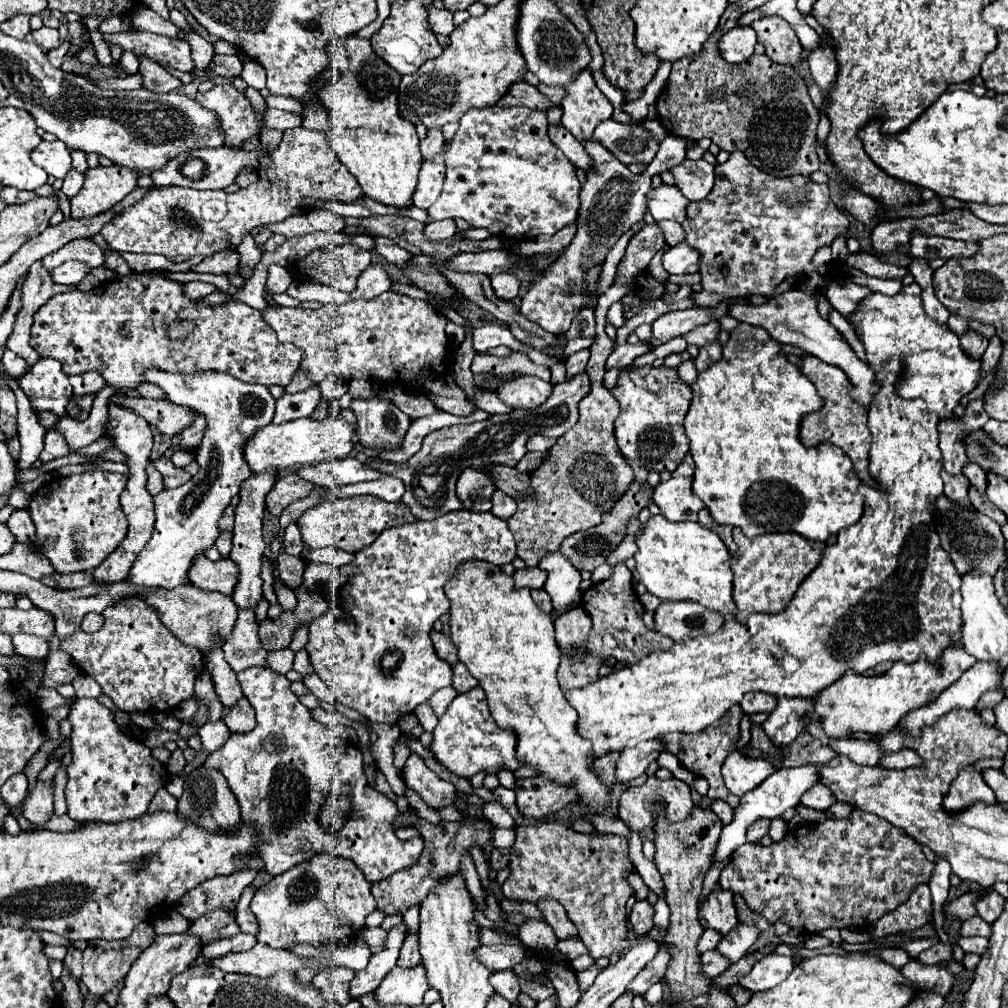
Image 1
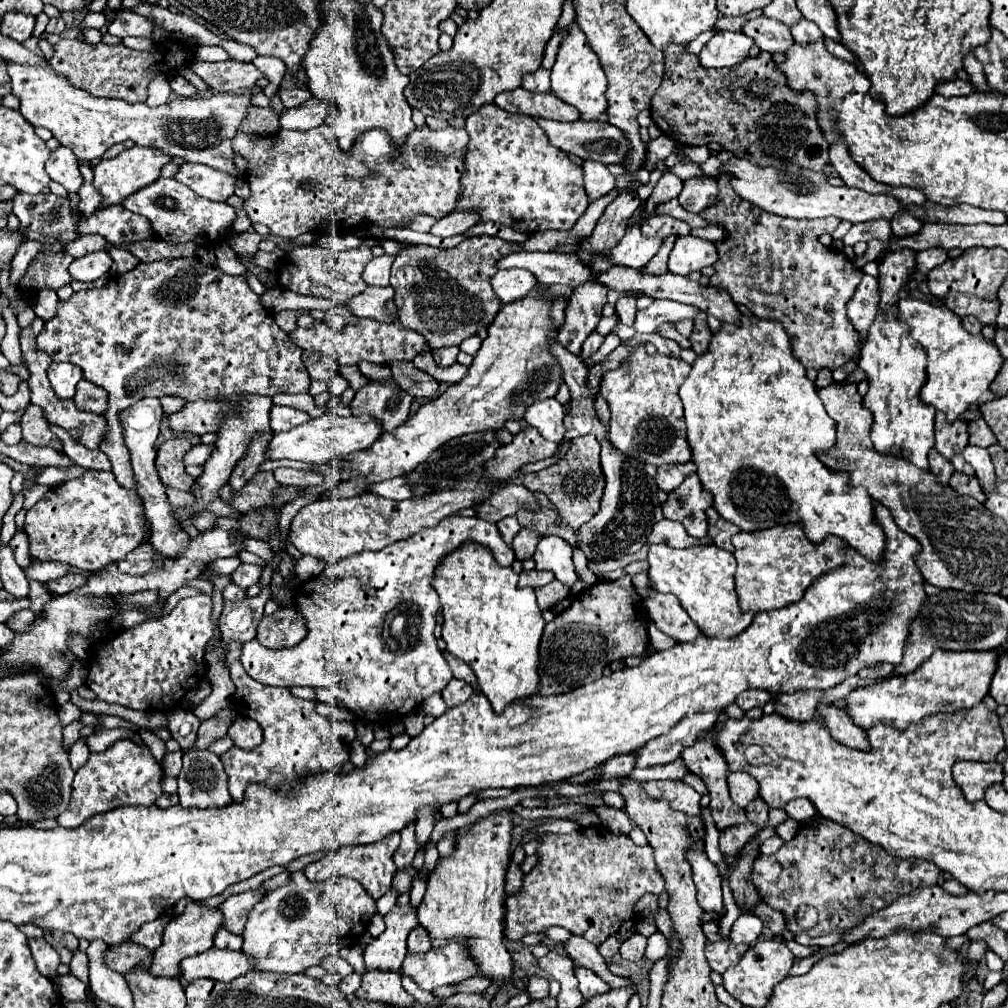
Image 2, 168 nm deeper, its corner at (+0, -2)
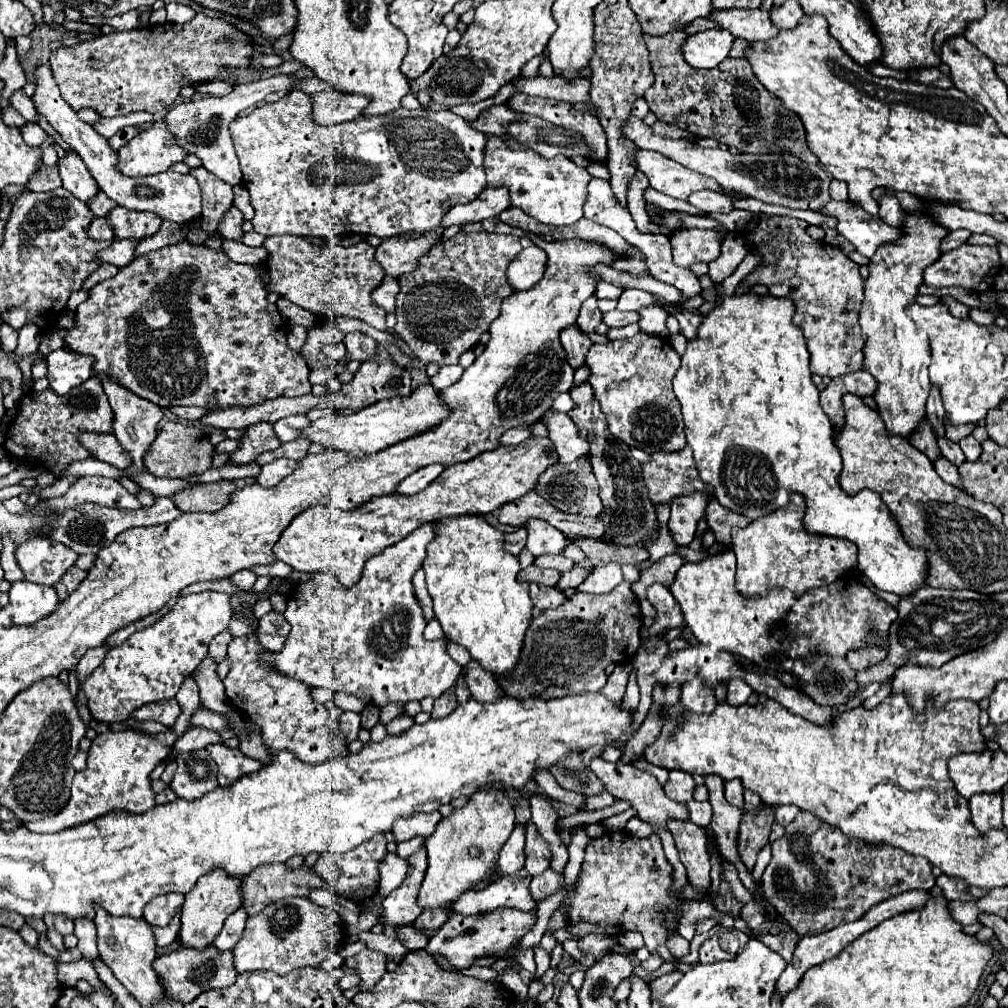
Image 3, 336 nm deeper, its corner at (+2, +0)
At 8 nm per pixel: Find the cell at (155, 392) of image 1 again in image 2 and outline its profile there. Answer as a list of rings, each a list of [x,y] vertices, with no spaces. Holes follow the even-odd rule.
[[[162,396],[160,402],[162,402],[162,408],[166,414],[174,414],[176,410],[182,410],[186,406],[186,402],[182,398],[176,398],[176,396]]]

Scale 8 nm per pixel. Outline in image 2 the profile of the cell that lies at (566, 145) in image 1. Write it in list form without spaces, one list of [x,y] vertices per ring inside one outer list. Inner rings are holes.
[[[586,160],[582,170],[584,170],[586,194],[592,202],[606,196],[610,190],[614,190],[614,176],[608,172],[608,168],[604,164]]]

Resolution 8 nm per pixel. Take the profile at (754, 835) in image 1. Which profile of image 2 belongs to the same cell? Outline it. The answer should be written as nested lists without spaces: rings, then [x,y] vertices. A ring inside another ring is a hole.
[[[756,798],[752,800],[748,806],[746,806],[746,814],[748,814],[748,820],[758,824],[758,826],[766,826],[768,824],[768,806],[762,798]]]

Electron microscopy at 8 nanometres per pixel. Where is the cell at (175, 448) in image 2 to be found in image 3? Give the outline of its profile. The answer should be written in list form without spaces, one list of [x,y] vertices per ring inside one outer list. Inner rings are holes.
[[[166,422],[158,432],[154,444],[148,448],[144,464],[150,474],[160,478],[188,478],[202,474],[210,468],[214,456],[214,446],[208,440],[208,434],[198,426],[184,426],[180,422]]]

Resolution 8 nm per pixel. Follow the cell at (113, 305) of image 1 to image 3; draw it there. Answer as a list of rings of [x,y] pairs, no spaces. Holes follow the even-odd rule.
[[[176,242],[172,246],[160,248],[156,252],[148,252],[140,258],[134,258],[128,266],[120,268],[118,274],[110,280],[104,280],[96,284],[90,292],[88,298],[76,308],[76,318],[74,326],[66,332],[64,336],[64,348],[76,354],[92,356],[94,366],[92,374],[94,376],[108,376],[112,382],[120,384],[122,388],[128,388],[136,396],[162,396],[162,408],[168,406],[202,406],[202,408],[226,408],[228,404],[260,404],[262,400],[278,398],[278,396],[302,396],[312,390],[312,384],[308,380],[308,366],[306,360],[294,352],[288,342],[288,324],[280,316],[278,308],[274,304],[268,306],[266,300],[266,288],[260,282],[260,266],[250,266],[250,264],[238,264],[232,262],[222,250],[210,250],[206,246],[194,246],[190,242]]]

